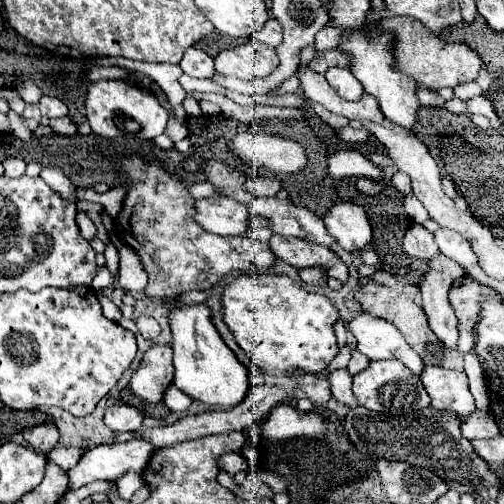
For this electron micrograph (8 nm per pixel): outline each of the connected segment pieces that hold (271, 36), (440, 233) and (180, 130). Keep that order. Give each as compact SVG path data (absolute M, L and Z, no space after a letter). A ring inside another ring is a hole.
M269 18L269 20L265 22L265 26L263 26L263 28L255 30L253 38L257 38L259 42L263 42L265 46L277 48L277 46L281 44L281 40L283 40L283 36L281 36L281 26L279 26L279 22L277 22L275 18Z
M435 230L433 232L435 242L439 246L439 250L449 256L451 260L459 262L463 268L469 268L471 274L479 280L485 280L487 276L481 272L481 268L477 266L477 256L473 254L473 250L467 246L467 240L463 240L461 234L455 234L451 230Z
M169 118L167 128L165 128L165 134L167 134L167 136L173 140L173 142L184 139L185 136L187 136L185 122L181 122L181 120L177 120L177 118Z

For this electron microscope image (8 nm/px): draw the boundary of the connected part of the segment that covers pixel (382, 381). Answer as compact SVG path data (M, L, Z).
M379 360L371 362L367 370L353 376L353 392L359 398L359 404L385 414L403 414L403 412L417 412L431 404L429 394L425 392L421 378L417 374L411 374L407 366L403 366L399 360Z

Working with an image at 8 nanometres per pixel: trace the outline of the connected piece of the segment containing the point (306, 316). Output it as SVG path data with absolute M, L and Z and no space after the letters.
M257 274L235 278L223 292L223 310L225 324L235 340L265 374L275 378L289 374L293 368L319 374L339 352L333 332L339 312L329 298L307 292L289 276Z

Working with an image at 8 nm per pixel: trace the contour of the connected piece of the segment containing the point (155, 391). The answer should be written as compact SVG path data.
M153 346L145 352L139 368L129 380L129 388L135 396L147 402L159 402L163 392L173 382L173 362L169 346Z

